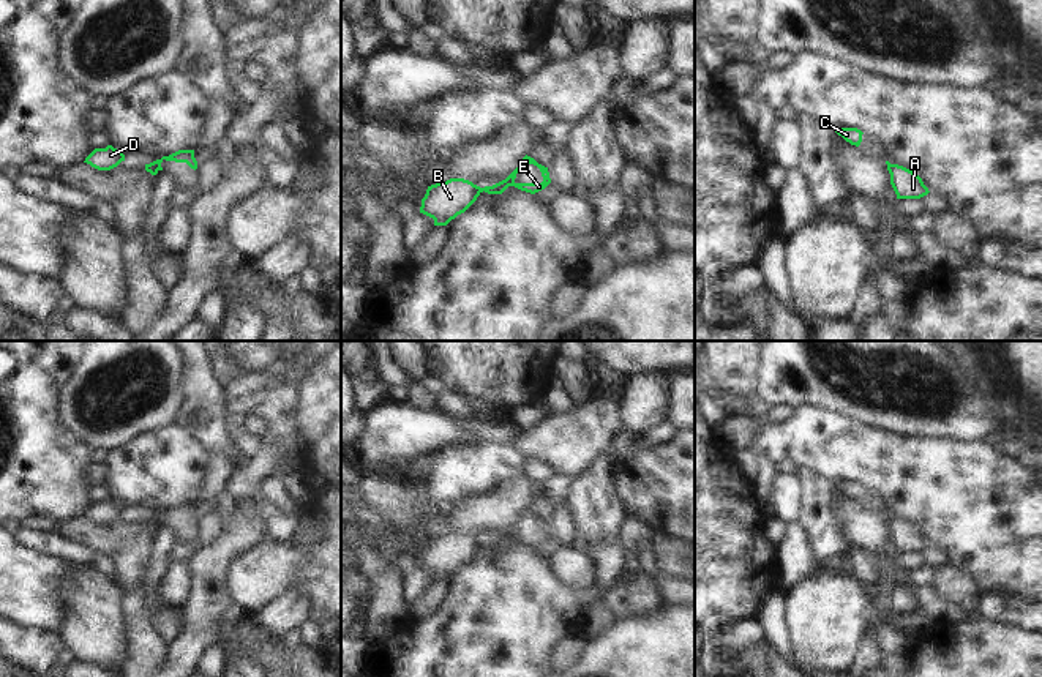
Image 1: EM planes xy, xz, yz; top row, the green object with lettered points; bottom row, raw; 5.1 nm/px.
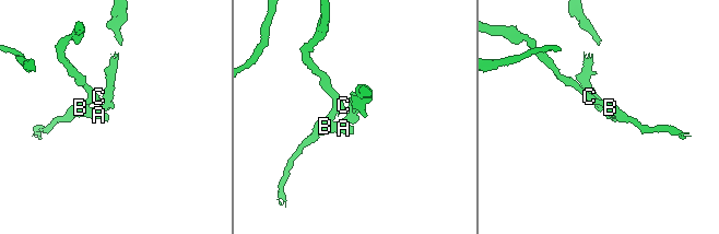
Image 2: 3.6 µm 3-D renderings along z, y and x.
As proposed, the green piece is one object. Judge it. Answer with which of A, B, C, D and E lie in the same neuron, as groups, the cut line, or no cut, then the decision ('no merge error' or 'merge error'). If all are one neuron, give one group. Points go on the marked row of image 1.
groups A B C D / E; cut xz (502, 180), (510, 185); merge error

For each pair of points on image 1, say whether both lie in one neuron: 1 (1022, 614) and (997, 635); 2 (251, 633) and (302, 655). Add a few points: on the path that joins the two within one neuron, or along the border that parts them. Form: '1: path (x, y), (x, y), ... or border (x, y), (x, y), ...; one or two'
1: border (982, 617), (1014, 624), (1025, 630); two
2: path (264, 646), (273, 655), (289, 655); one

